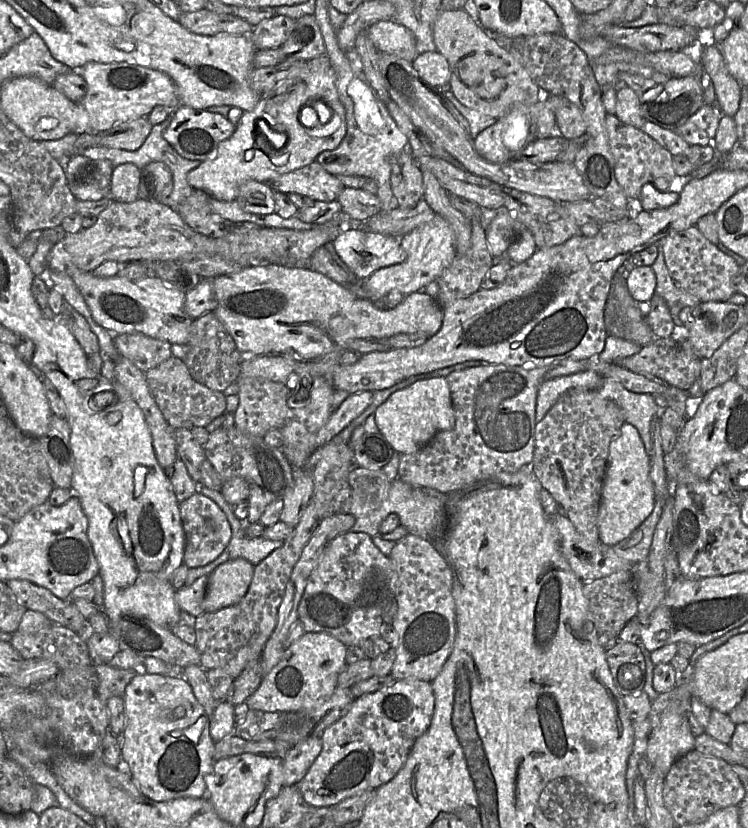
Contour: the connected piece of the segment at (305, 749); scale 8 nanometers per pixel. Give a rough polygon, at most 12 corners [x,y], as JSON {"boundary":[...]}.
{"boundary":[[307,737],[283,759],[283,786],[297,785],[319,756],[322,737]]}

